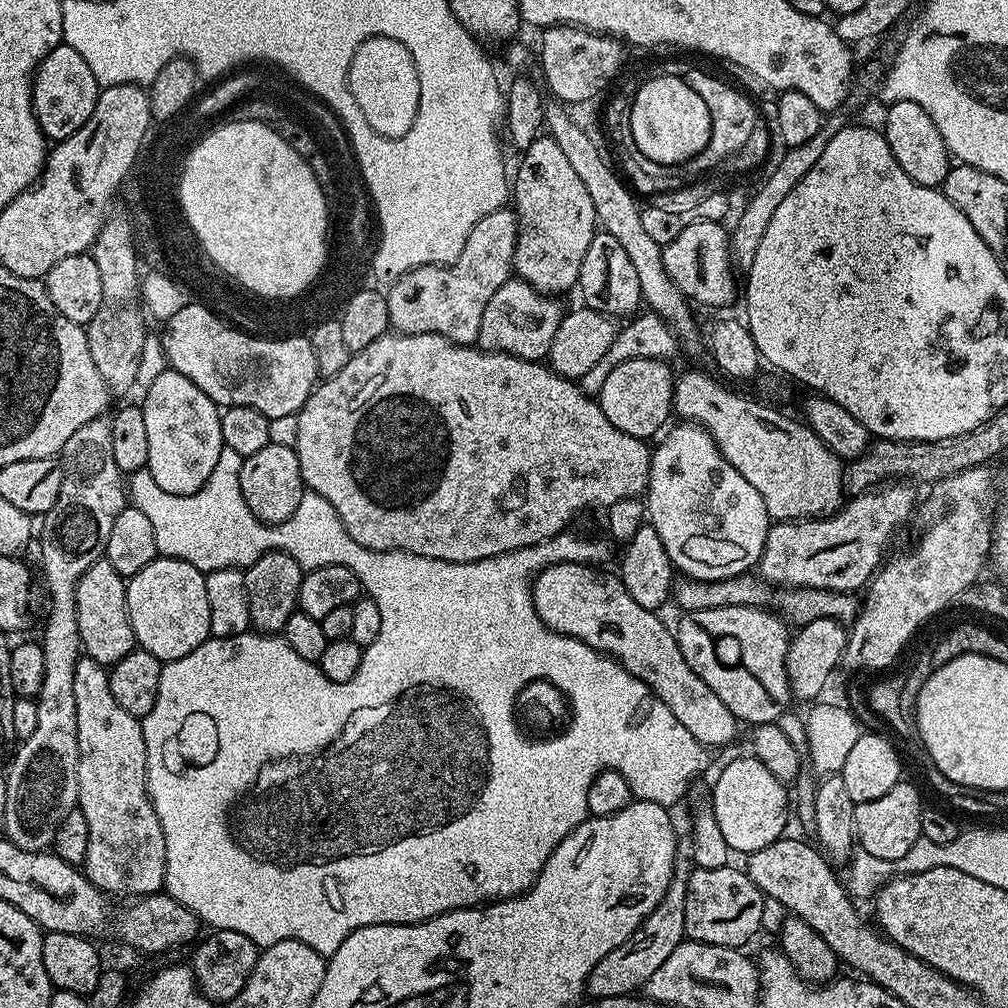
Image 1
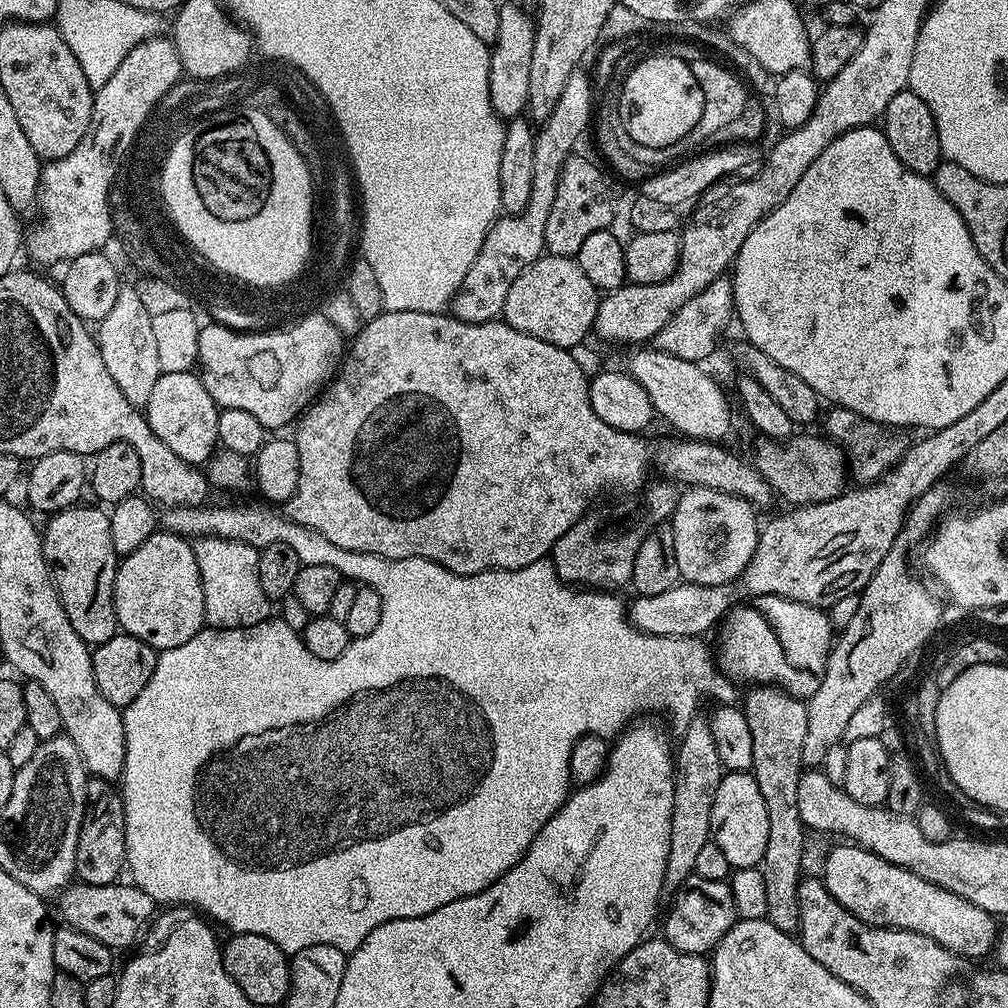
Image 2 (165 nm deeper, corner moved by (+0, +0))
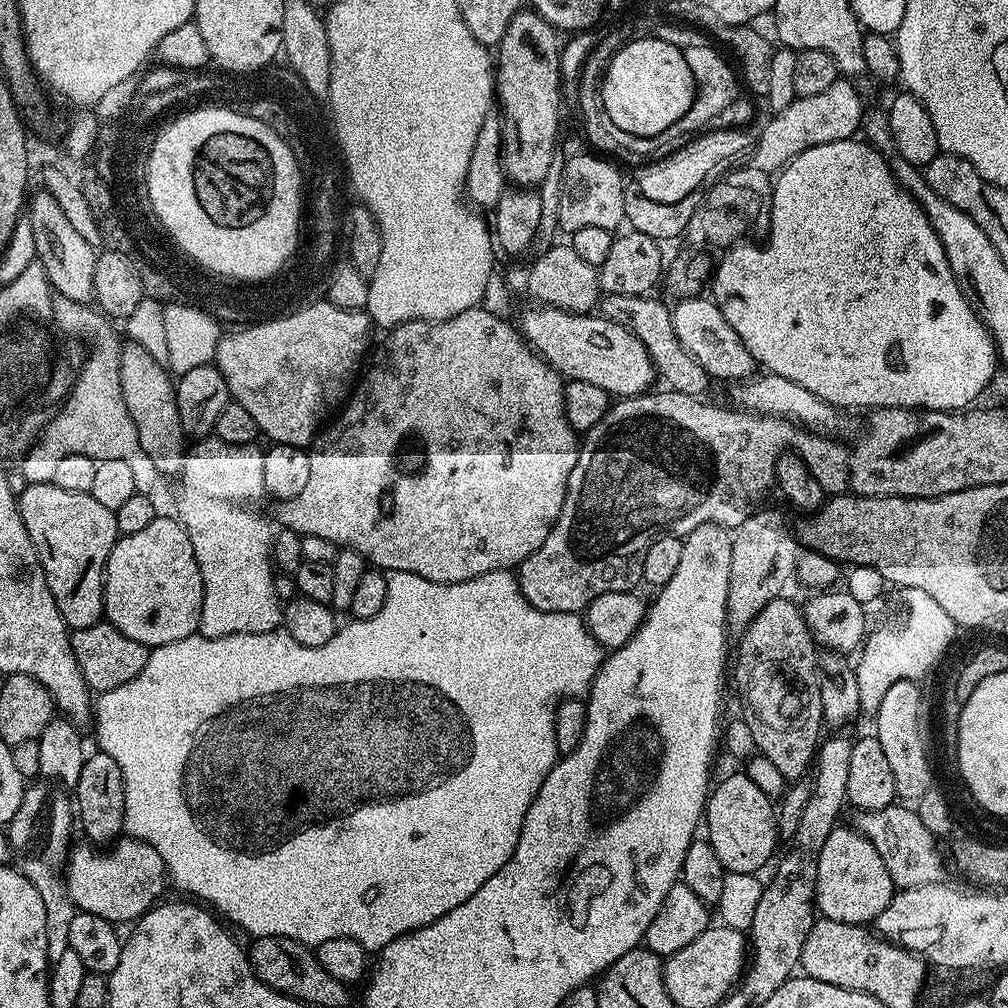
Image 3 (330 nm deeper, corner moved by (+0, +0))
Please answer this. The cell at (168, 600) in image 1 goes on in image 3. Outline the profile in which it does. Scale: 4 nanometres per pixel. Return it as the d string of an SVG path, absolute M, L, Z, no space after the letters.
M157 514L150 526L135 534L120 536L110 550L104 571L104 616L107 623L122 630L126 638L134 638L134 642L142 642L150 650L197 635L202 614L204 583L198 570L198 558L194 558L194 546L190 546L190 538L186 538L186 530L179 520L168 516Z

